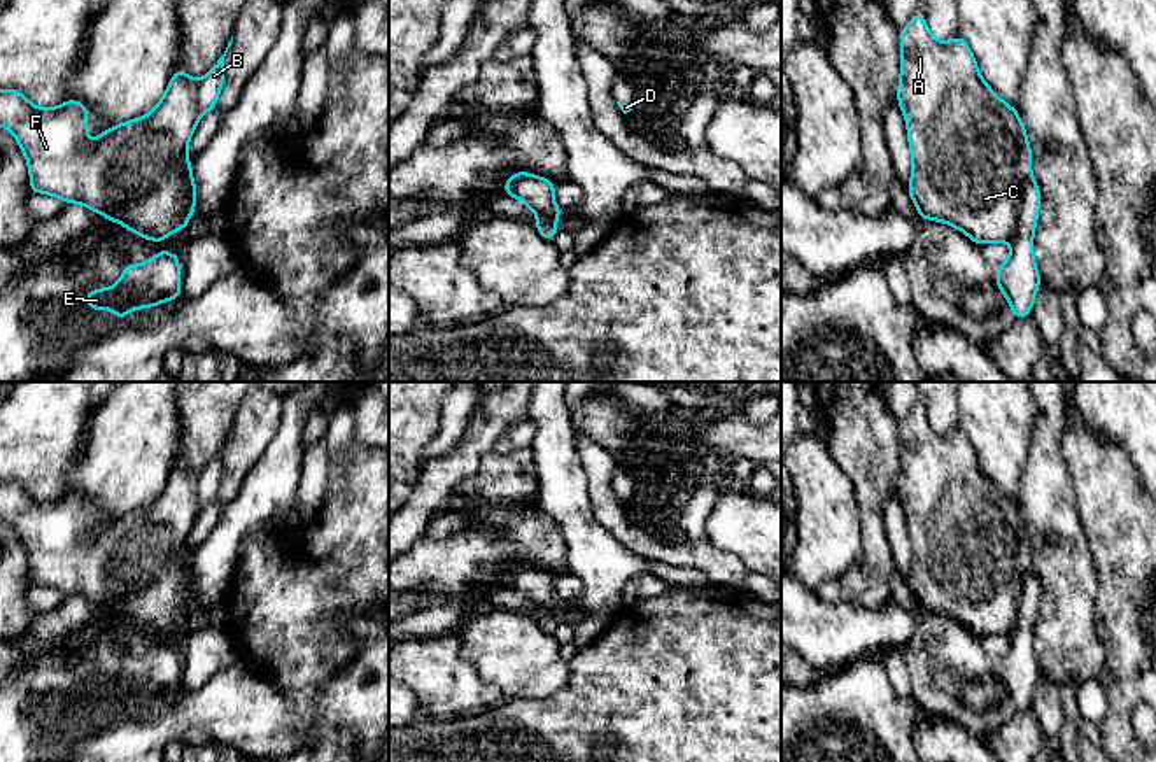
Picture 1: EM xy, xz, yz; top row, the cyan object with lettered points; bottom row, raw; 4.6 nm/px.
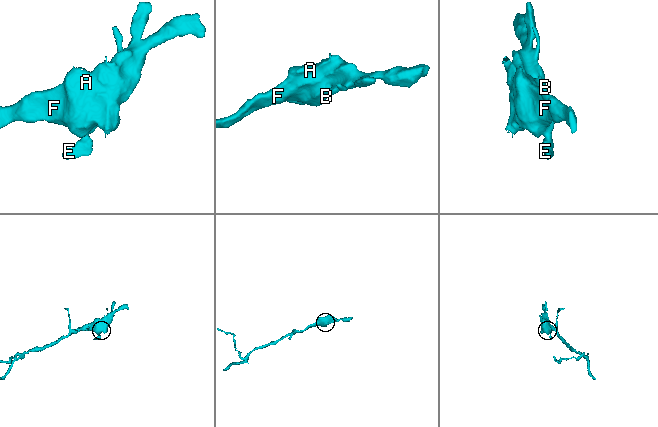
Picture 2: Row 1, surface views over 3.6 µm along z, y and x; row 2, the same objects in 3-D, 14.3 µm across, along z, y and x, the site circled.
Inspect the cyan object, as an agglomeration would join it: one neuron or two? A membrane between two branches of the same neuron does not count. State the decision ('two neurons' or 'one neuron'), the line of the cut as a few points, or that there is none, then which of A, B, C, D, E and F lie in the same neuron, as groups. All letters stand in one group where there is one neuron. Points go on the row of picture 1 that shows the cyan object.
two neurons; cut in yz along (1030, 176), (1023, 188), (1016, 233), (1009, 240); A C D F / B E

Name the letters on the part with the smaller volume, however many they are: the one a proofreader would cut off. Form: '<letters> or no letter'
B, E

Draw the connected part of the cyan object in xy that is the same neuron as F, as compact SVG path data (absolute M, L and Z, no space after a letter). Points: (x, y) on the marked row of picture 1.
M175 68L165 95L149 114L102 131L91 149L88 109L79 100L40 109L18 89L0 89L0 126L16 137L26 158L32 193L84 205L145 240L163 242L168 235L186 229L196 210L187 144L198 123L198 88L196 79Z

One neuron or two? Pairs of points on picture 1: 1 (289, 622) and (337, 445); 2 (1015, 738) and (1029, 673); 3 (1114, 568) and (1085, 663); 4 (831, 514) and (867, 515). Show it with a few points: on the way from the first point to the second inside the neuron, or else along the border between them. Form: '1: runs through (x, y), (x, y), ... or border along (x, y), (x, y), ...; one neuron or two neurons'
1: border along (354, 440), (345, 454), (330, 465); two neurons
2: border along (1030, 706), (1015, 712); two neurons
3: border along (1097, 582), (1095, 631), (1107, 664); two neurons
4: border along (848, 477), (859, 508), (859, 556); two neurons

